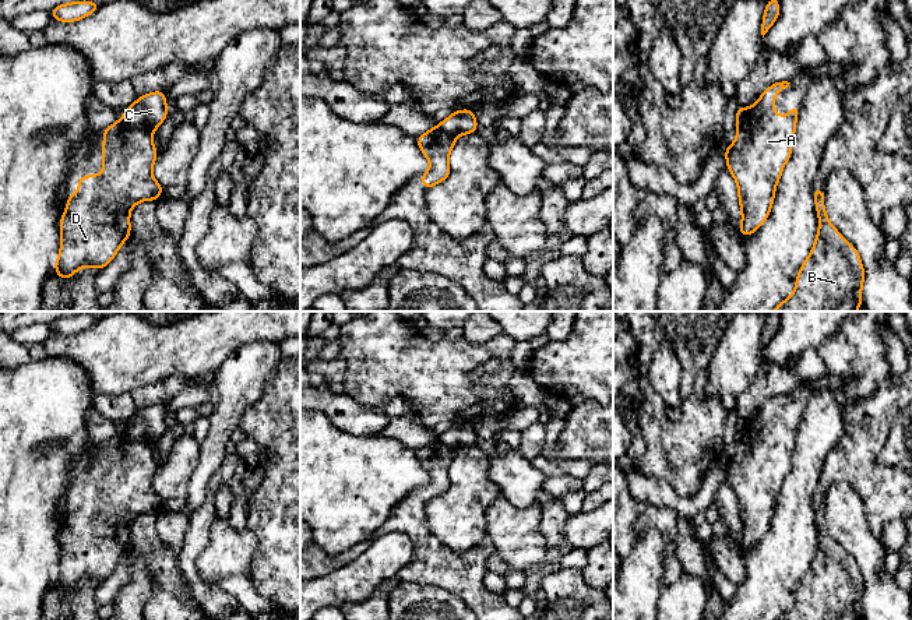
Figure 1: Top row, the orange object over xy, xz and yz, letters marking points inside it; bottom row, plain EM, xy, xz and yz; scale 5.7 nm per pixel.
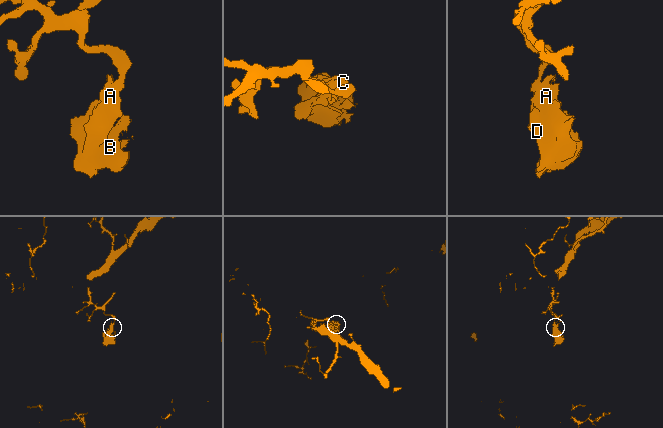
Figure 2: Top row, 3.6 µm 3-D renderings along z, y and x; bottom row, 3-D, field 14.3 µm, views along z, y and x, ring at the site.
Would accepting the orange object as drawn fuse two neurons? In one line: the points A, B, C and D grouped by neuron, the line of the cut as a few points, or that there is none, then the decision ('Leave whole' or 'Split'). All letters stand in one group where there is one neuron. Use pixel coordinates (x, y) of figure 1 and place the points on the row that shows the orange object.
Groups: A B D / C. Split along xy (124, 113), (131, 126), (145, 127), (151, 133). Split

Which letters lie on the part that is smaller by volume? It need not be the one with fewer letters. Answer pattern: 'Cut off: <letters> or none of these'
Cut off: A, B, D

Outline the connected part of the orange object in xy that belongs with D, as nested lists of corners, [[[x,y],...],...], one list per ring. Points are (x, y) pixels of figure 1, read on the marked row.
[[[126,115],[103,130],[103,173],[78,177],[78,193],[67,197],[67,207],[59,223],[61,230],[60,253],[54,271],[70,279],[81,267],[103,270],[131,235],[130,211],[145,200],[156,201],[163,187],[154,179],[152,166],[158,156],[152,133],[131,127]]]

